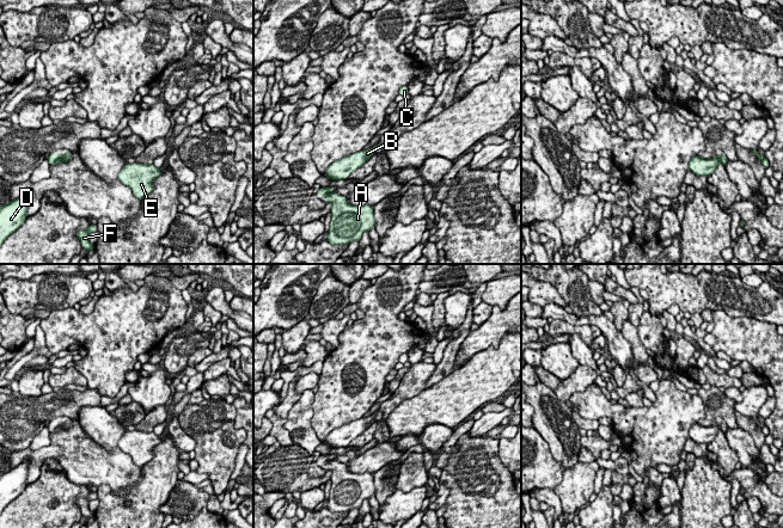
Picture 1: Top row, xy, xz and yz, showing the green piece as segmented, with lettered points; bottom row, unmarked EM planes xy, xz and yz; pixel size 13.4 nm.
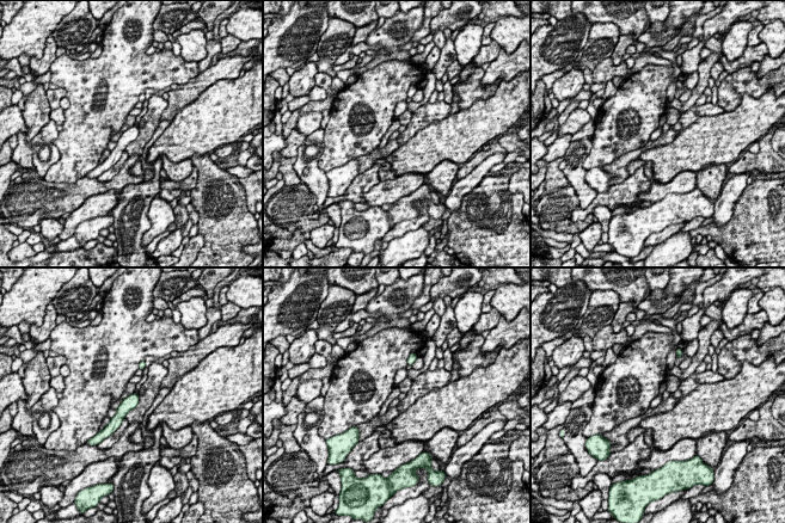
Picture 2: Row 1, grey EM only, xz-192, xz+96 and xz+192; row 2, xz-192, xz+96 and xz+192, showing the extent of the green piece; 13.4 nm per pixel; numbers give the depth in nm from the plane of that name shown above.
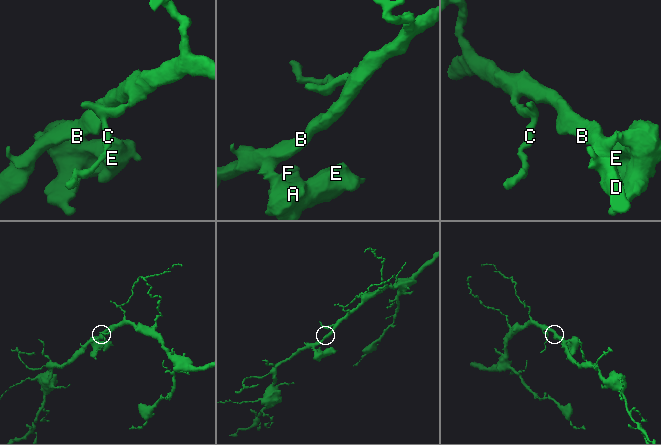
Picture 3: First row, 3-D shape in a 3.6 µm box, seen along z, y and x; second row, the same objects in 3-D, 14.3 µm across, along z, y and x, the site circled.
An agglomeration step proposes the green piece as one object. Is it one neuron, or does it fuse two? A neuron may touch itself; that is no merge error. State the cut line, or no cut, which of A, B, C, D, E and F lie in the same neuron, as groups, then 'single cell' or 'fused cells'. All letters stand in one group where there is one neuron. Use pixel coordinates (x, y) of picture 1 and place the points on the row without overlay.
no cut | A B C D E F | single cell

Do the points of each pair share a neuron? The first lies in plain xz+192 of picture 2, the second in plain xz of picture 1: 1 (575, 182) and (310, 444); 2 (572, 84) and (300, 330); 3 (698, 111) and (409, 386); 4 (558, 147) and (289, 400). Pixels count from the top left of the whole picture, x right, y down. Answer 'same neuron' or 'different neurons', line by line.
1: same neuron
2: same neuron
3: same neuron
4: same neuron

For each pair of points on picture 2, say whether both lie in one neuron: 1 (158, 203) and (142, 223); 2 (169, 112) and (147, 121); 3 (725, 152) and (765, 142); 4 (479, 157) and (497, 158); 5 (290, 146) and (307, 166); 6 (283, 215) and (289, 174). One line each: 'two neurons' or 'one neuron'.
1: two neurons
2: two neurons
3: two neurons
4: two neurons
5: two neurons
6: two neurons

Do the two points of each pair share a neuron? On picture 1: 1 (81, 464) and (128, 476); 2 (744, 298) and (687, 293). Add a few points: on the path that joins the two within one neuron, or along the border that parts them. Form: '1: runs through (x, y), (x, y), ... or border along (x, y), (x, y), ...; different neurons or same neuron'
1: runs through (93, 465), (116, 468); same neuron
2: runs through (729, 295), (702, 293); same neuron

